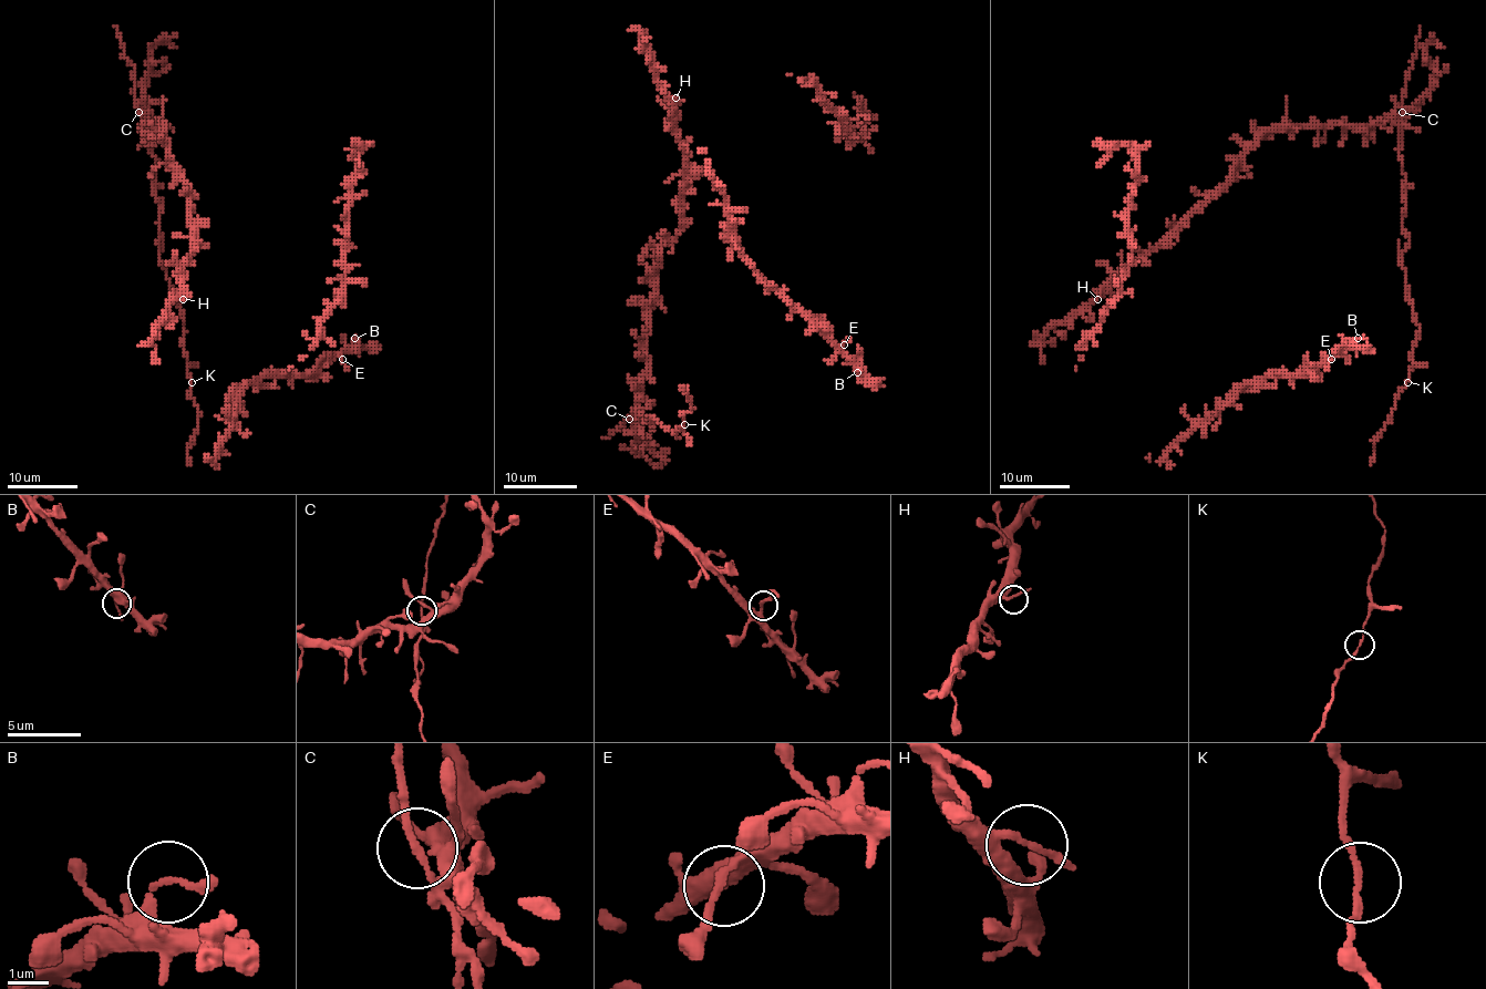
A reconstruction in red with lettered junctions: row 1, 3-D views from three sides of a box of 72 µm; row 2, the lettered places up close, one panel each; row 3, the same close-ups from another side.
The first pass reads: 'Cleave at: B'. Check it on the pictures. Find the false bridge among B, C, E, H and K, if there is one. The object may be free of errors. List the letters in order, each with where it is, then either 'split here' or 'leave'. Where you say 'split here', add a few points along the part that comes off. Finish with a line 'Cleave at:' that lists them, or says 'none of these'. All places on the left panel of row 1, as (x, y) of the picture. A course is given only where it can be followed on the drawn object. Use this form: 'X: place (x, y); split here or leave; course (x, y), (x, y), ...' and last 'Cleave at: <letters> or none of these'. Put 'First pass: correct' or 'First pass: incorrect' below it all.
B: place (354, 338); leave
C: place (138, 112); leave
E: place (342, 359); leave
H: place (183, 299); leave
K: place (192, 382); leave
Cleave at: none of these
First pass: incorrect

